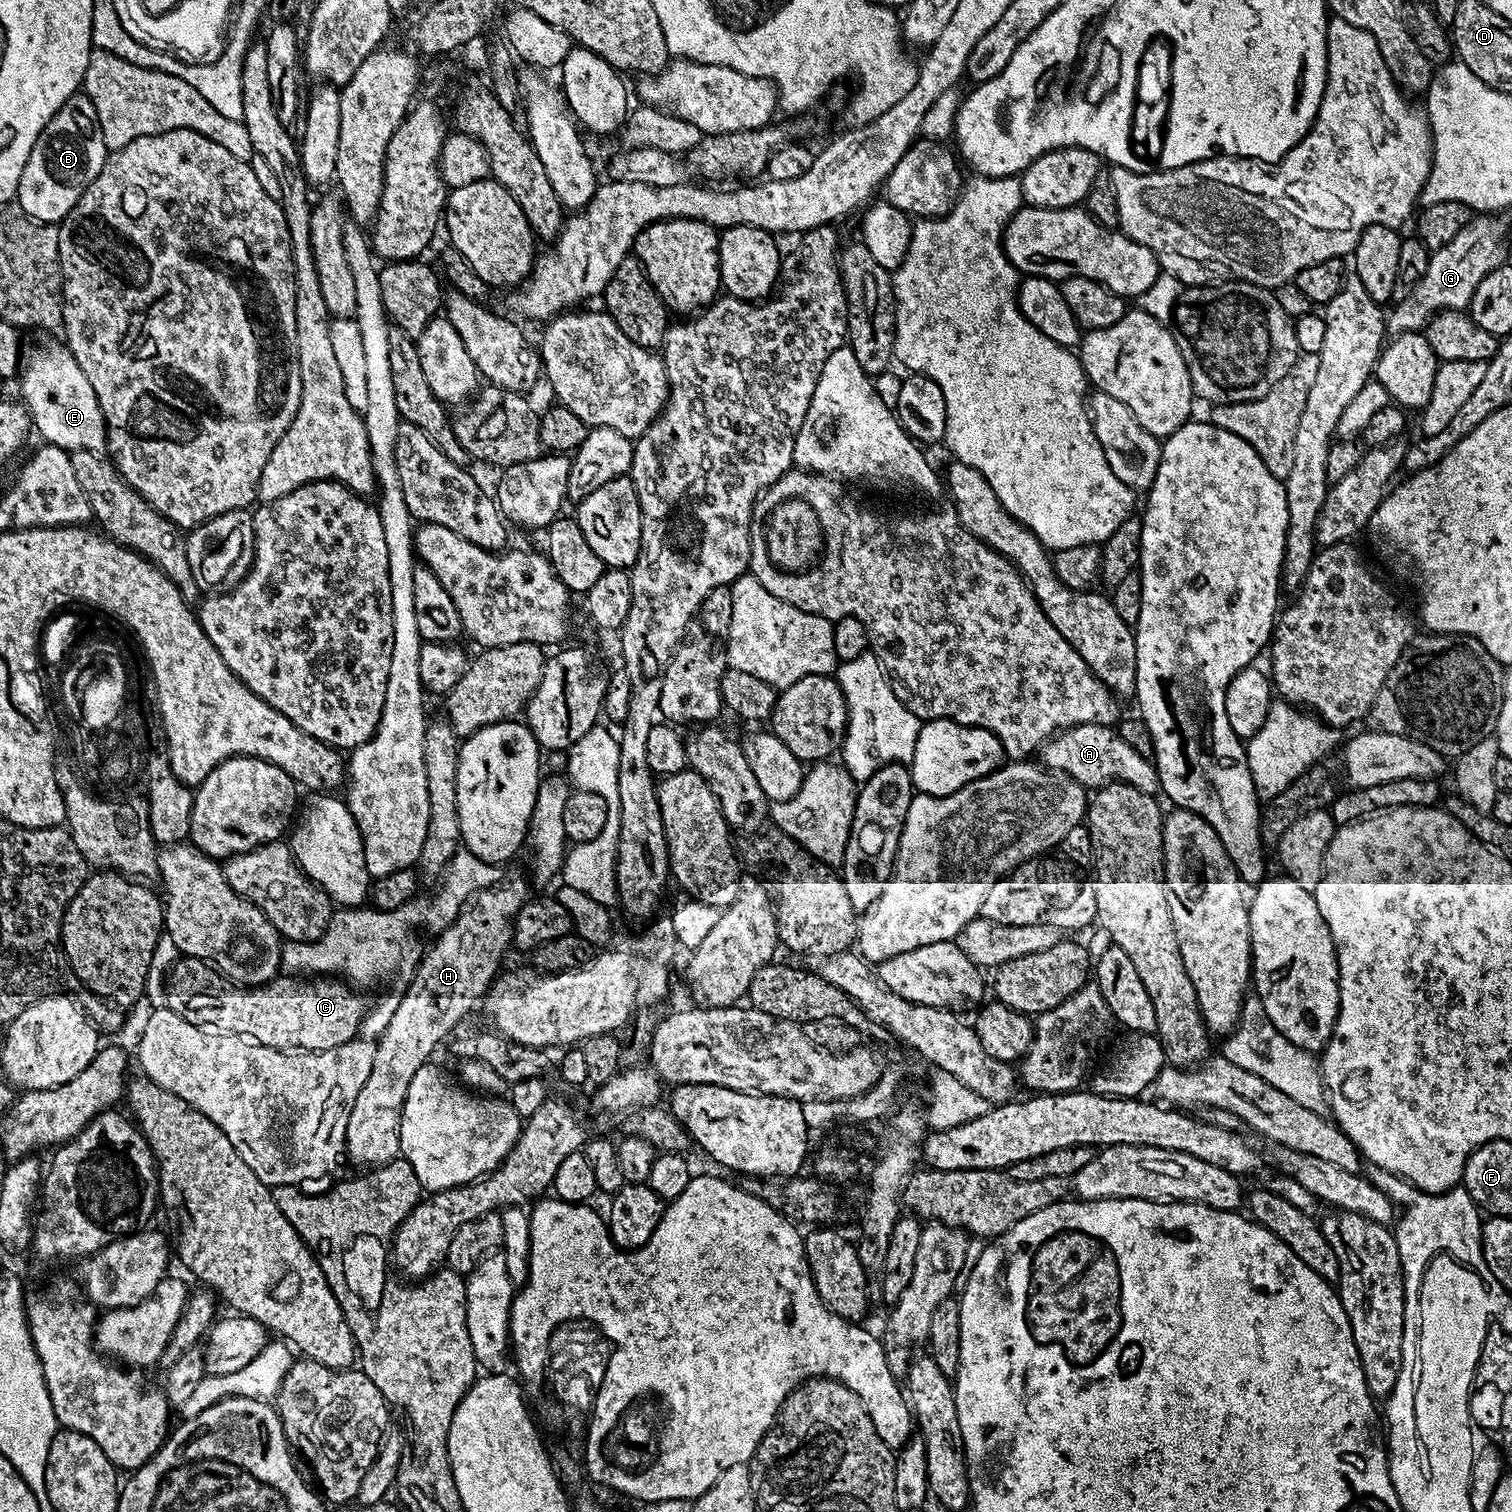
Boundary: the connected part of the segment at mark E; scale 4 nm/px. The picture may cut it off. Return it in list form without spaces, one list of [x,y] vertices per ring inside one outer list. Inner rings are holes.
[[[59,339],[48,340],[42,348],[27,353],[22,368],[20,392],[22,403],[32,418],[32,428],[45,444],[53,444],[69,454],[73,452],[103,453],[108,447],[108,427],[98,404],[98,394],[90,386],[90,378],[82,374],[82,366],[72,357],[72,351]]]

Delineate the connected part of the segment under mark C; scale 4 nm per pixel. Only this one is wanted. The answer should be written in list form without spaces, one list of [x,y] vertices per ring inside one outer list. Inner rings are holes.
[[[193,956],[177,959],[166,981],[166,1006],[174,1014],[186,1018],[186,1022],[199,1028],[226,1032],[230,1036],[242,1036],[271,1048],[298,1052],[334,1050],[334,1046],[357,1039],[360,1024],[366,1015],[366,1003],[359,994],[359,991],[336,978],[308,979],[292,974],[277,975],[275,980],[259,986],[241,986],[225,978],[213,965]]]

